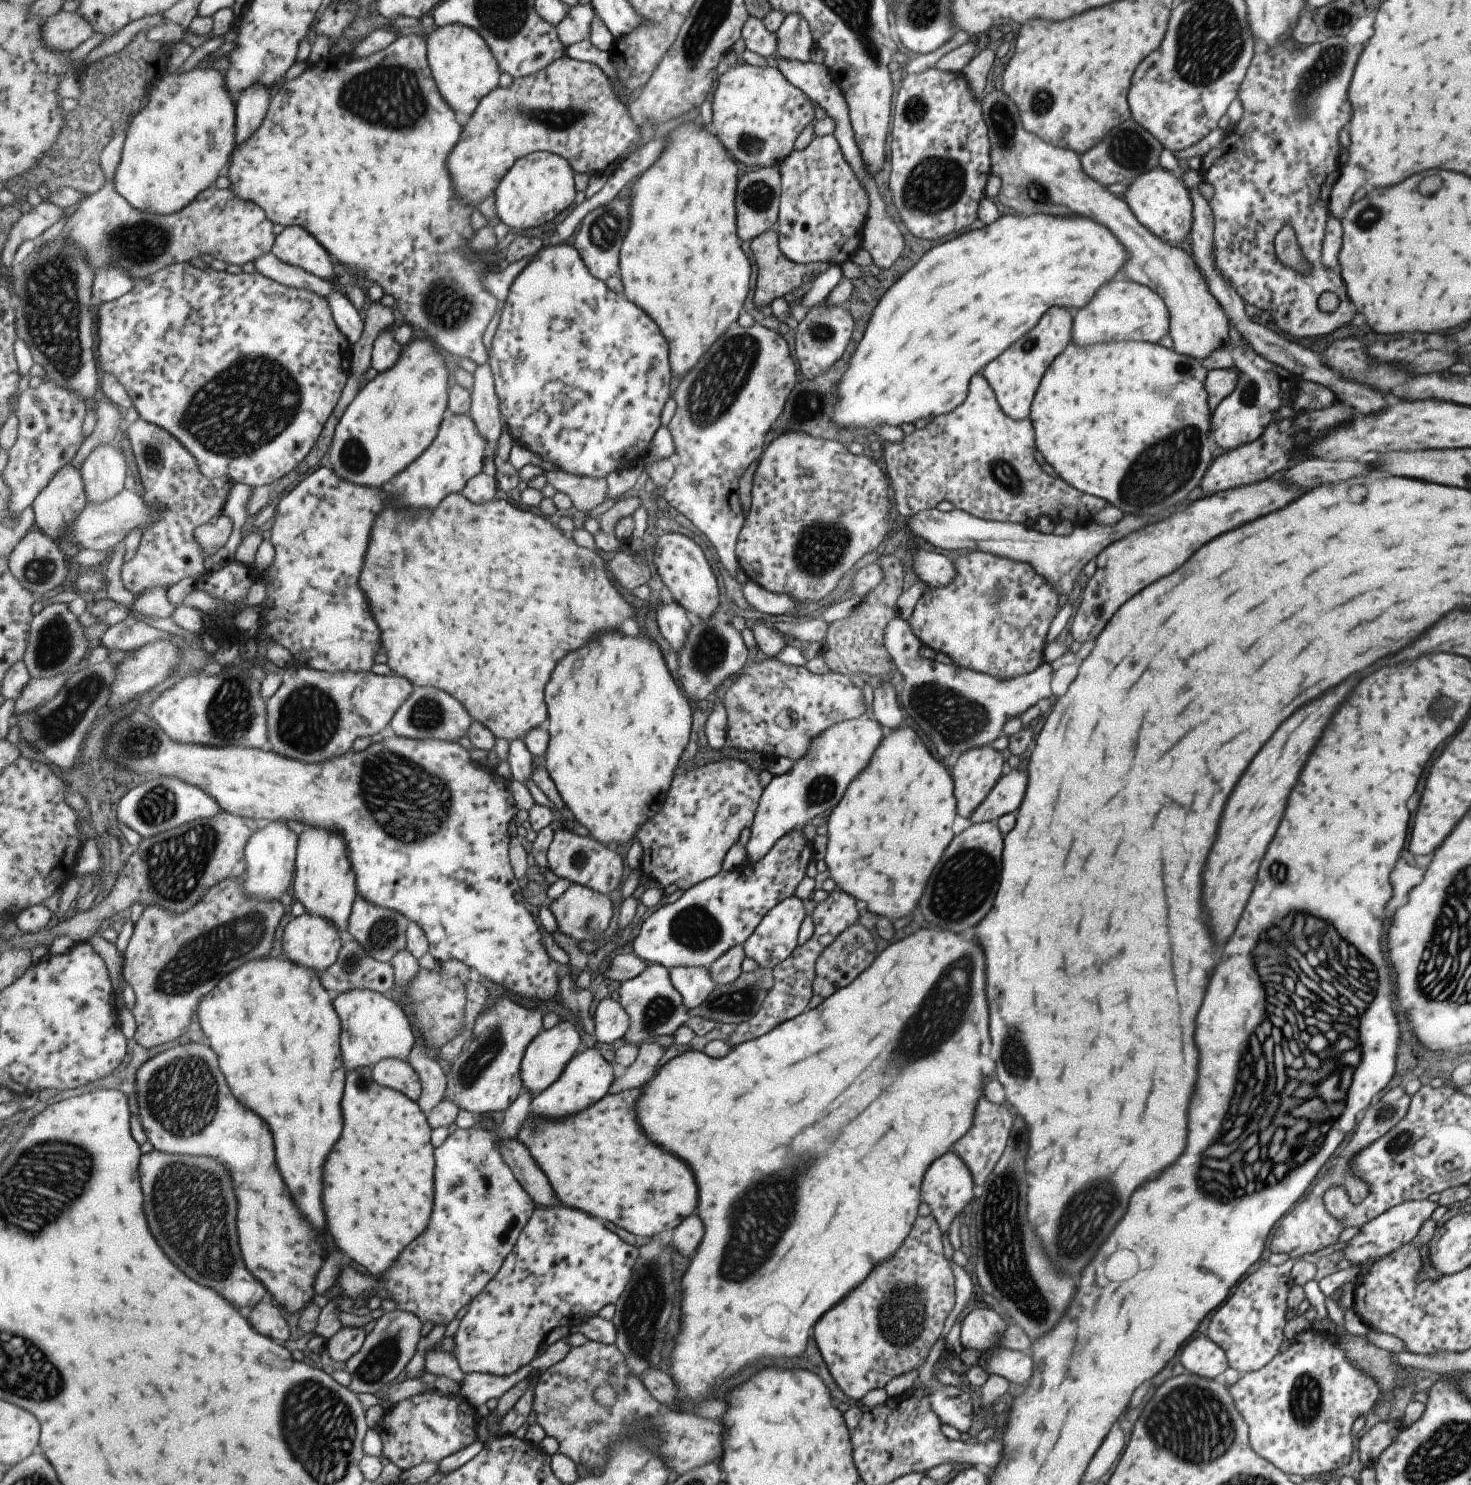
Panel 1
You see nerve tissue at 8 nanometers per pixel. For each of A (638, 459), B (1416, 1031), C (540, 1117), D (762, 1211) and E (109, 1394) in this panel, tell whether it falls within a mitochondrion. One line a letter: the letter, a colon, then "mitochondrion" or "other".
A: other
B: other
C: other
D: mitochondrion
E: other

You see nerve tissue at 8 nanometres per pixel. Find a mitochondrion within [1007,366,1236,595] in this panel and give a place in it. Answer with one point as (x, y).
(1160, 470)

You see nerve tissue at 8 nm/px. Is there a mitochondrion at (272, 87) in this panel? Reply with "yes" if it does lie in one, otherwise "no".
no

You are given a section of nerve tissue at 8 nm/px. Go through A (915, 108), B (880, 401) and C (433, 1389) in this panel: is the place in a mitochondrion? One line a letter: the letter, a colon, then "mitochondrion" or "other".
A: mitochondrion
B: other
C: other

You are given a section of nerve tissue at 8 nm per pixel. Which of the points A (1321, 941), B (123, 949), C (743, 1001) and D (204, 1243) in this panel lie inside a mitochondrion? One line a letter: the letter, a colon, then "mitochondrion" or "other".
A: mitochondrion
B: other
C: mitochondrion
D: mitochondrion

